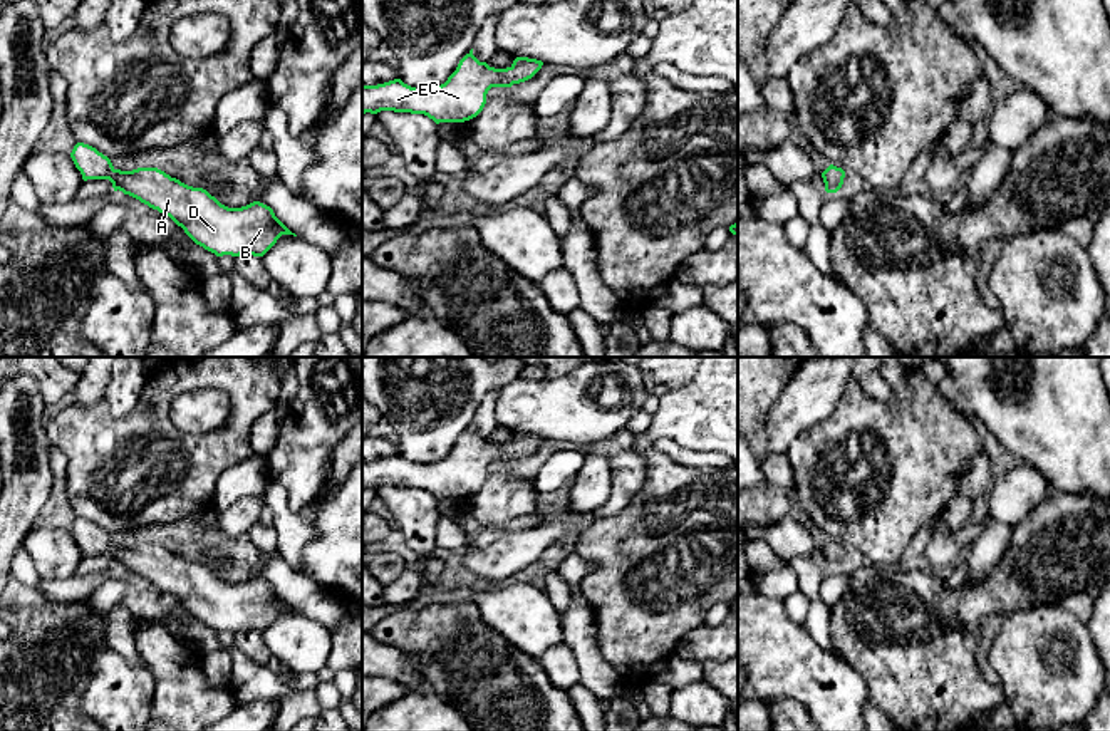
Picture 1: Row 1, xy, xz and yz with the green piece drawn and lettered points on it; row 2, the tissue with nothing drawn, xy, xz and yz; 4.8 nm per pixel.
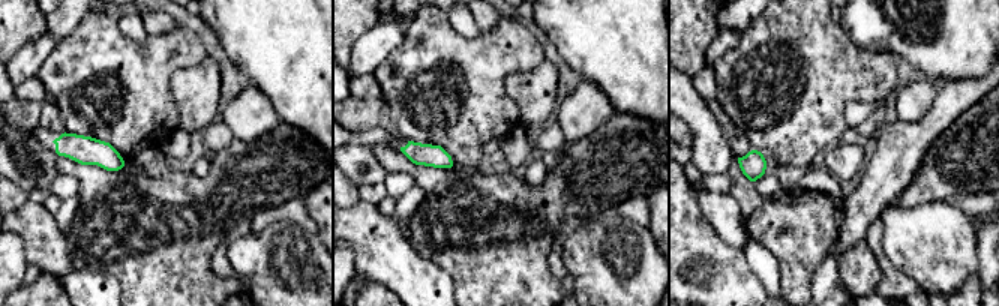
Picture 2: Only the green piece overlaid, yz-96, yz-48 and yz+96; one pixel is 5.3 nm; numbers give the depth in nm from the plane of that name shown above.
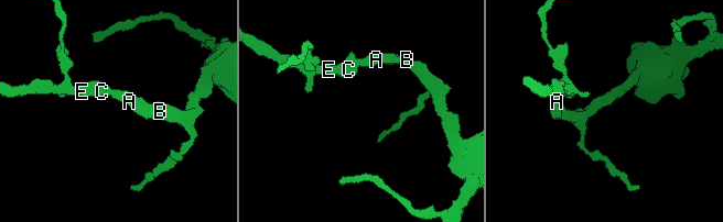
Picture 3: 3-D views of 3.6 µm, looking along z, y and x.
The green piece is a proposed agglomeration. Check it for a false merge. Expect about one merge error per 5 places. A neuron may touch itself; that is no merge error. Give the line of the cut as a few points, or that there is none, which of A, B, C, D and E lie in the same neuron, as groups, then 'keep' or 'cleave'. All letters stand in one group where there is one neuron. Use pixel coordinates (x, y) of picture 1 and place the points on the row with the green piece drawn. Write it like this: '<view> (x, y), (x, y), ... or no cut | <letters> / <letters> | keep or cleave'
no cut | A B C D E | keep

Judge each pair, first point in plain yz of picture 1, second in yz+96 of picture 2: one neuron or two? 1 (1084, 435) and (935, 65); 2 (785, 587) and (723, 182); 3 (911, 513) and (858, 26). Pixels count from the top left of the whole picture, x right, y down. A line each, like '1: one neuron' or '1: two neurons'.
1: one neuron
2: one neuron
3: two neurons

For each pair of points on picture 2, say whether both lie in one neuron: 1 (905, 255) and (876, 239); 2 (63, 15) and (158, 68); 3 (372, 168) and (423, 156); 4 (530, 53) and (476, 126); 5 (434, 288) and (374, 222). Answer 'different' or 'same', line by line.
1: different
2: different
3: different
4: same
5: same

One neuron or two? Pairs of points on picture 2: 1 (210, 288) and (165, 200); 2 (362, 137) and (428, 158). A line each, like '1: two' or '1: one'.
1: one
2: one

